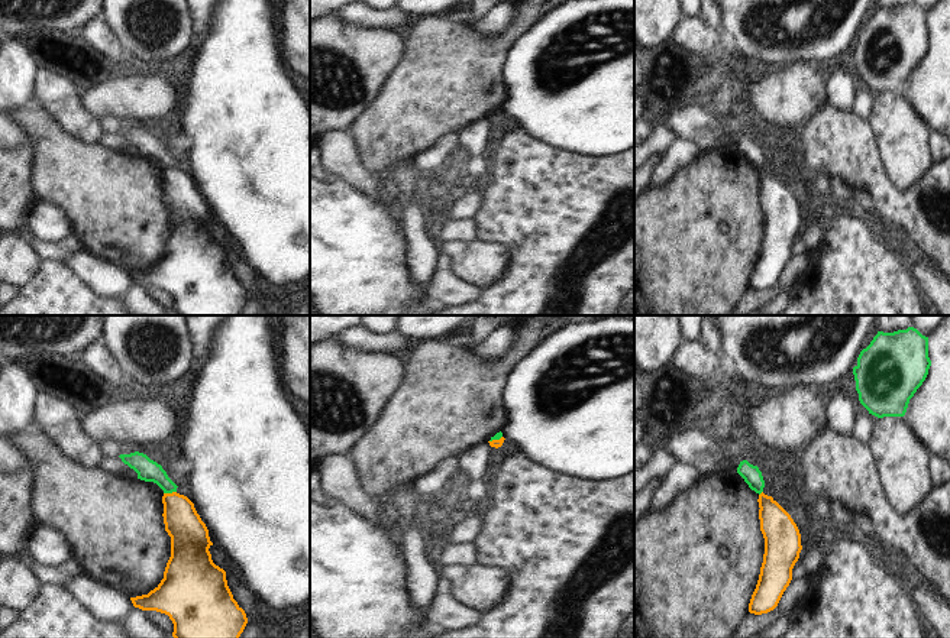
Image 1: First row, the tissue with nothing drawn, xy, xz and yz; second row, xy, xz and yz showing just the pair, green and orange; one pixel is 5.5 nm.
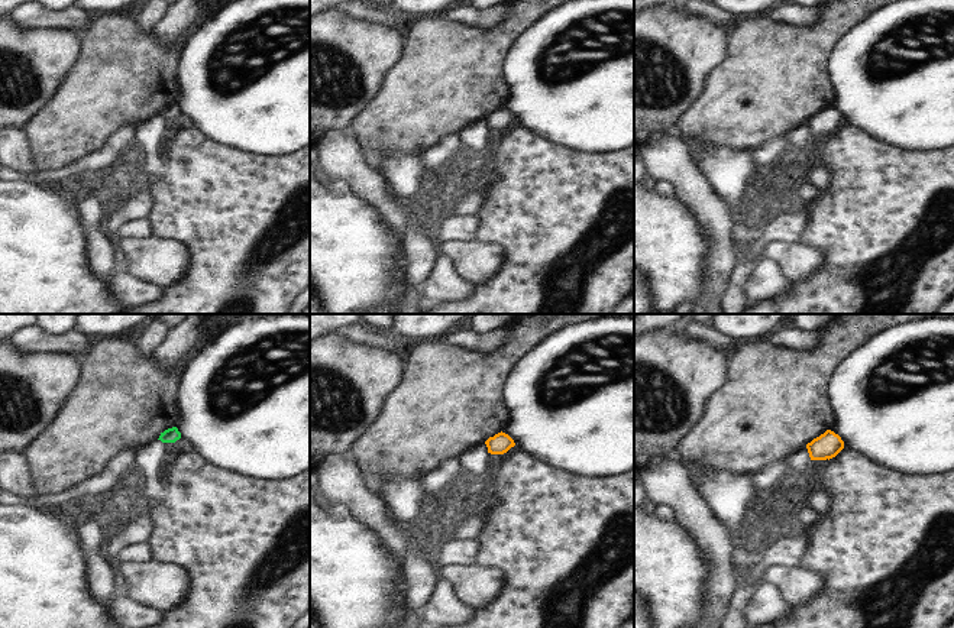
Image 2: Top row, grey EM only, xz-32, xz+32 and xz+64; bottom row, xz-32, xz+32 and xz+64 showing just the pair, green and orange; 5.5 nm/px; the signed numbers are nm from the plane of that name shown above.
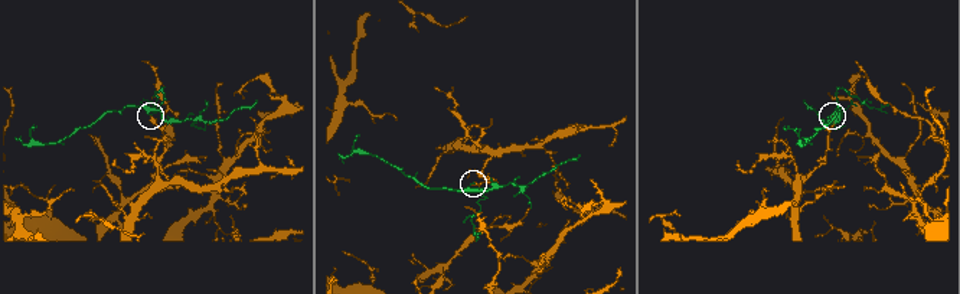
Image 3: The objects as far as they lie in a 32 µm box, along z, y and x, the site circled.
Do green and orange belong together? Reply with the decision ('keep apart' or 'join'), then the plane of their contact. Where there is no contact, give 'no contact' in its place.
keep apart | xy

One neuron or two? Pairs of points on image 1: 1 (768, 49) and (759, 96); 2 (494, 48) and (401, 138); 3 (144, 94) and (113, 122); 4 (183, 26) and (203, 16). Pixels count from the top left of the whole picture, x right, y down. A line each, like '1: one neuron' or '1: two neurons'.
1: two neurons
2: one neuron
3: two neurons
4: two neurons

